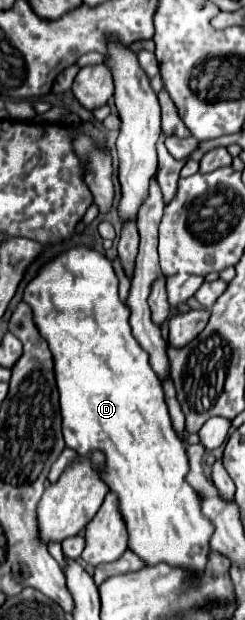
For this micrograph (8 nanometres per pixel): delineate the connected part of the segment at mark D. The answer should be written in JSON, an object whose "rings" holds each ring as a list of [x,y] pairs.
{"rings":[[[84,245],[72,247],[38,269],[36,277],[24,287],[22,301],[30,305],[34,325],[52,351],[66,447],[86,457],[90,457],[94,451],[104,453],[106,467],[100,467],[100,479],[120,499],[120,511],[130,535],[128,547],[148,565],[164,561],[190,573],[200,573],[208,561],[208,541],[214,529],[212,523],[208,523],[200,513],[198,493],[184,479],[188,473],[186,449],[172,429],[164,391],[148,363],[148,355],[134,339],[128,325],[130,311],[118,299],[118,277],[114,263],[106,255]]]}

